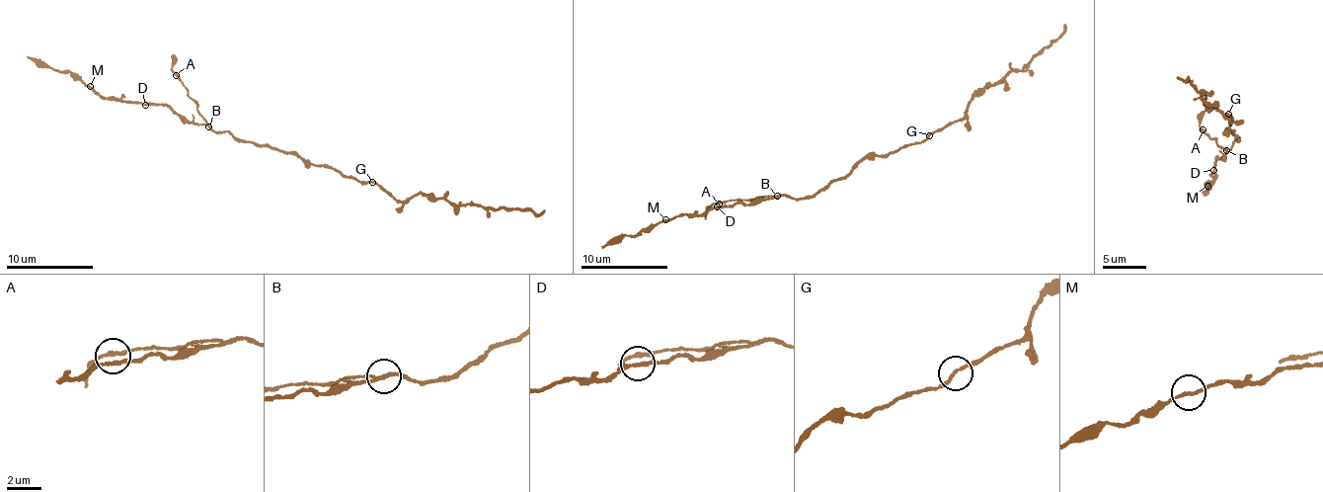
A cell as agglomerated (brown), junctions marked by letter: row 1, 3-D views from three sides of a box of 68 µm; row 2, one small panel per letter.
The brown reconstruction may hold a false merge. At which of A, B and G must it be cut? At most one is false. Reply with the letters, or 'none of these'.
B

